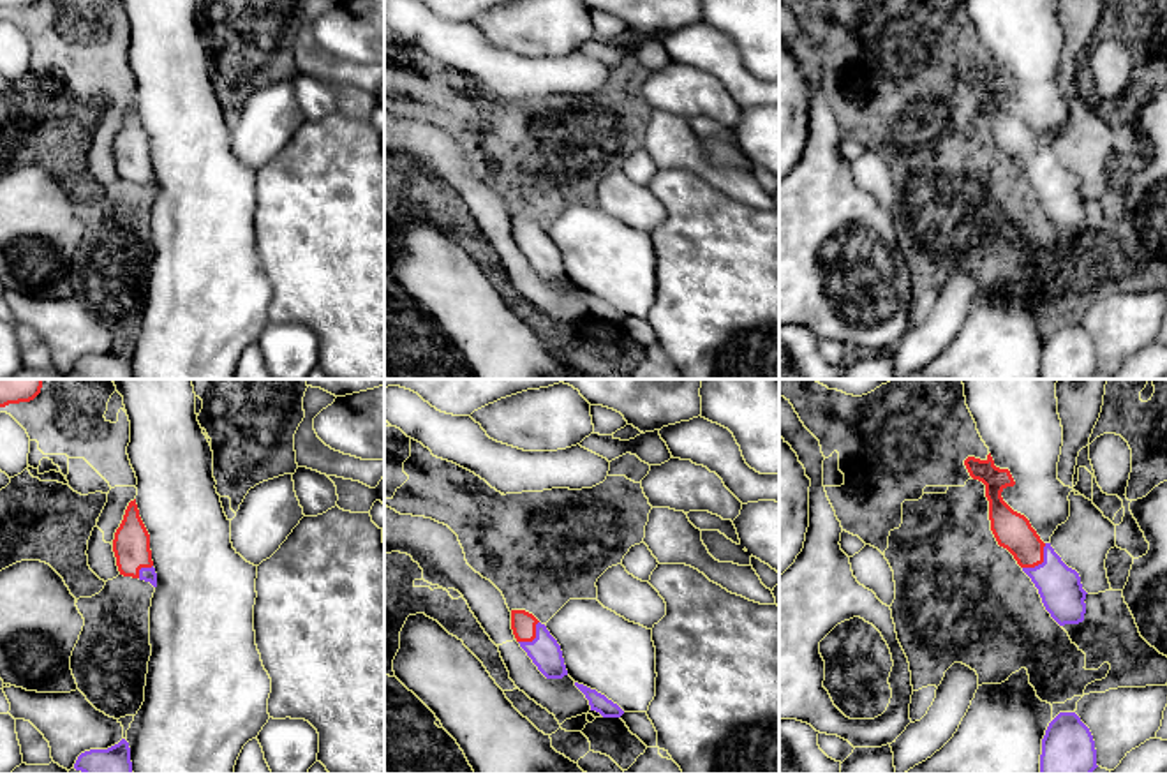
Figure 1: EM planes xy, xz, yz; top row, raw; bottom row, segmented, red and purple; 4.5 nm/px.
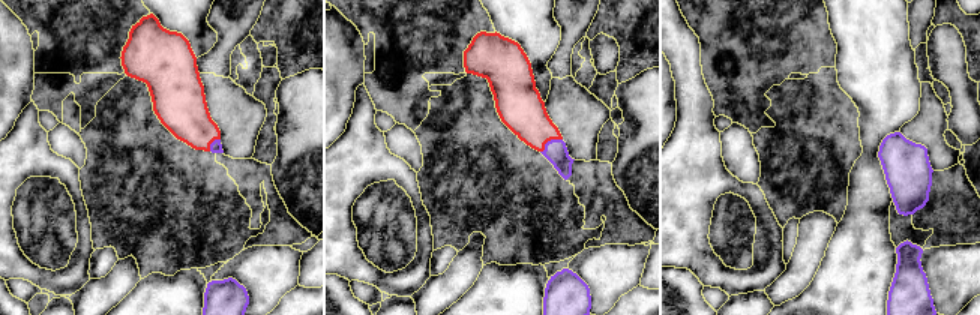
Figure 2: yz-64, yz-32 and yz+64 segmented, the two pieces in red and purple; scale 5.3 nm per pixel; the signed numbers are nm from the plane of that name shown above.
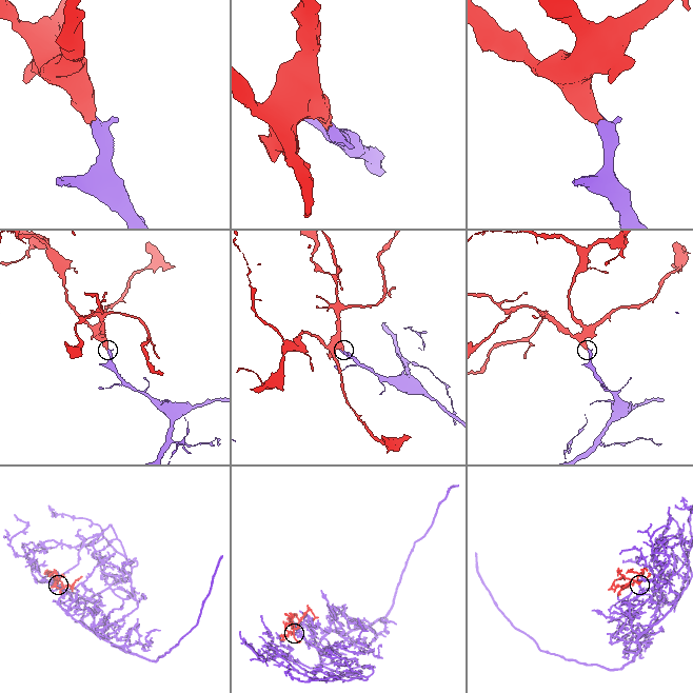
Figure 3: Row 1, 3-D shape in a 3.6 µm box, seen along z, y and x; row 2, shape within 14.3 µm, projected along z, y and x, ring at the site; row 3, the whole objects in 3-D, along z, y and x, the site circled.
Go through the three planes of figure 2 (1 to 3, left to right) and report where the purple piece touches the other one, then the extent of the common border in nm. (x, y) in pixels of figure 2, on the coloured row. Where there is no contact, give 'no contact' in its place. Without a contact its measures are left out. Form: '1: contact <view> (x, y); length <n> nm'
1: contact yz-64 (212, 141); length 90 nm
2: contact yz-32 (550, 140); length 140 nm
3: no contact

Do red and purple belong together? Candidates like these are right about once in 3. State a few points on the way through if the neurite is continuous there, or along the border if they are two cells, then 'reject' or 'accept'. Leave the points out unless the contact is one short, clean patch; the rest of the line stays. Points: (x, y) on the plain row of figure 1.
across yz (1012, 136), (1040, 168), (1060, 193) | accept

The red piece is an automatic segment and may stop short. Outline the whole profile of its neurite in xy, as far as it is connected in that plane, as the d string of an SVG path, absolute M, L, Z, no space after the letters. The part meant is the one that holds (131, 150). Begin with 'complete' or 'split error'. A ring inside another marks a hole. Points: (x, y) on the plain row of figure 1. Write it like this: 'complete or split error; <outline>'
split error; M136 104L129 108L123 125L115 138L113 157L120 180L139 183L157 192L150 139L139 122Z

